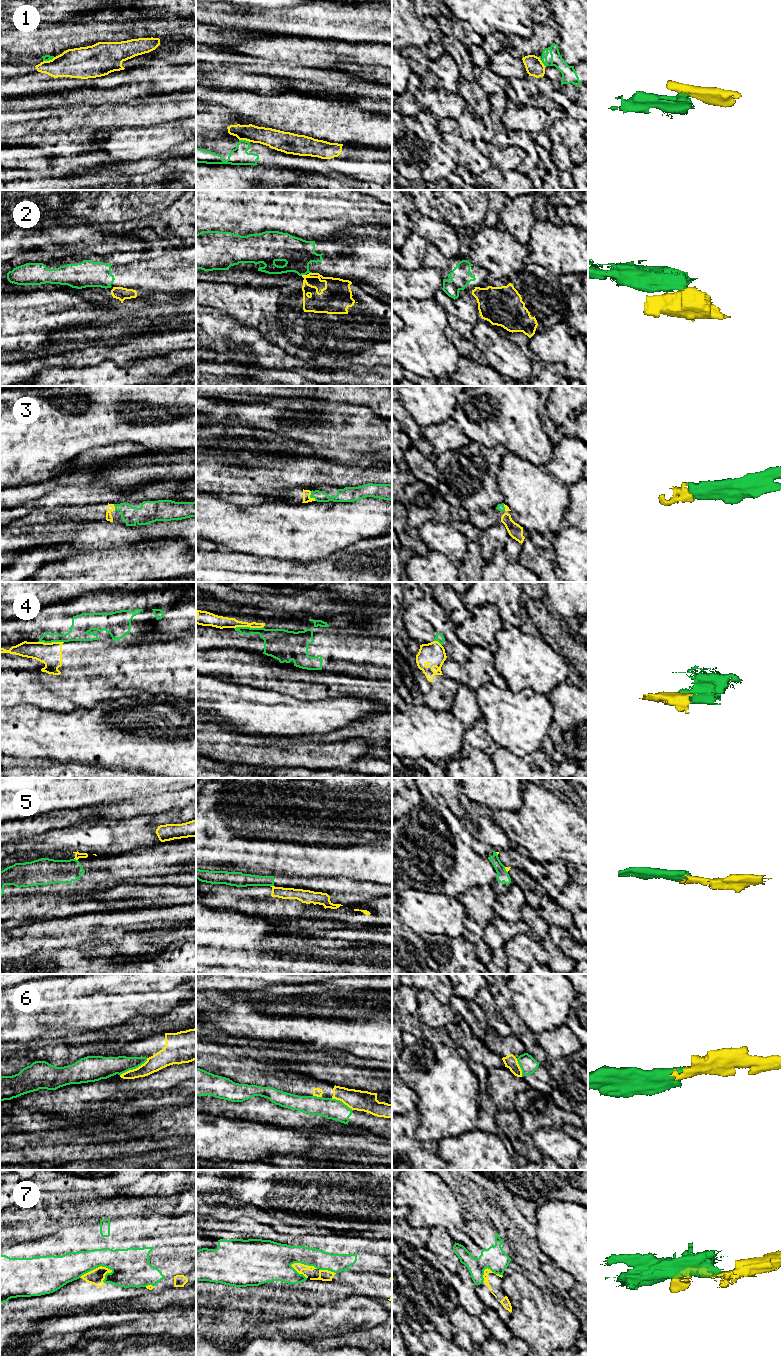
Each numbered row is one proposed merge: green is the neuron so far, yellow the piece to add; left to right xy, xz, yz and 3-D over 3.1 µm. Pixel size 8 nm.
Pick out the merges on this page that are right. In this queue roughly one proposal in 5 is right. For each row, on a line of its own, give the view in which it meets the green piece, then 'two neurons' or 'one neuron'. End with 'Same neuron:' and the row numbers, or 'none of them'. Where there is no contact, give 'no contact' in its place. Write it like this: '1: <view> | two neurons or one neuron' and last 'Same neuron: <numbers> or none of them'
1: xz | two neurons
2: xz | two neurons
3: xz | one neuron
4: xz | two neurons
5: xy | two neurons
6: xy | two neurons
7: xy | two neurons
Same neuron: 3

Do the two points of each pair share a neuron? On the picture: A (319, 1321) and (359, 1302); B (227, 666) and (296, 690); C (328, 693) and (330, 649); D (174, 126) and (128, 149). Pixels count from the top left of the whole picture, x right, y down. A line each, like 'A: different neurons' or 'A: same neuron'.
A: same neuron
B: same neuron
C: different neurons
D: same neuron

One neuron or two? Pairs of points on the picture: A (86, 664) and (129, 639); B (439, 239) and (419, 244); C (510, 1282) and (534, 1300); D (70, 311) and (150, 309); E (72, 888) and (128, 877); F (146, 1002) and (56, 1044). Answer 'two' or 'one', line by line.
A: two
B: two
C: one
D: one
E: one
F: two

